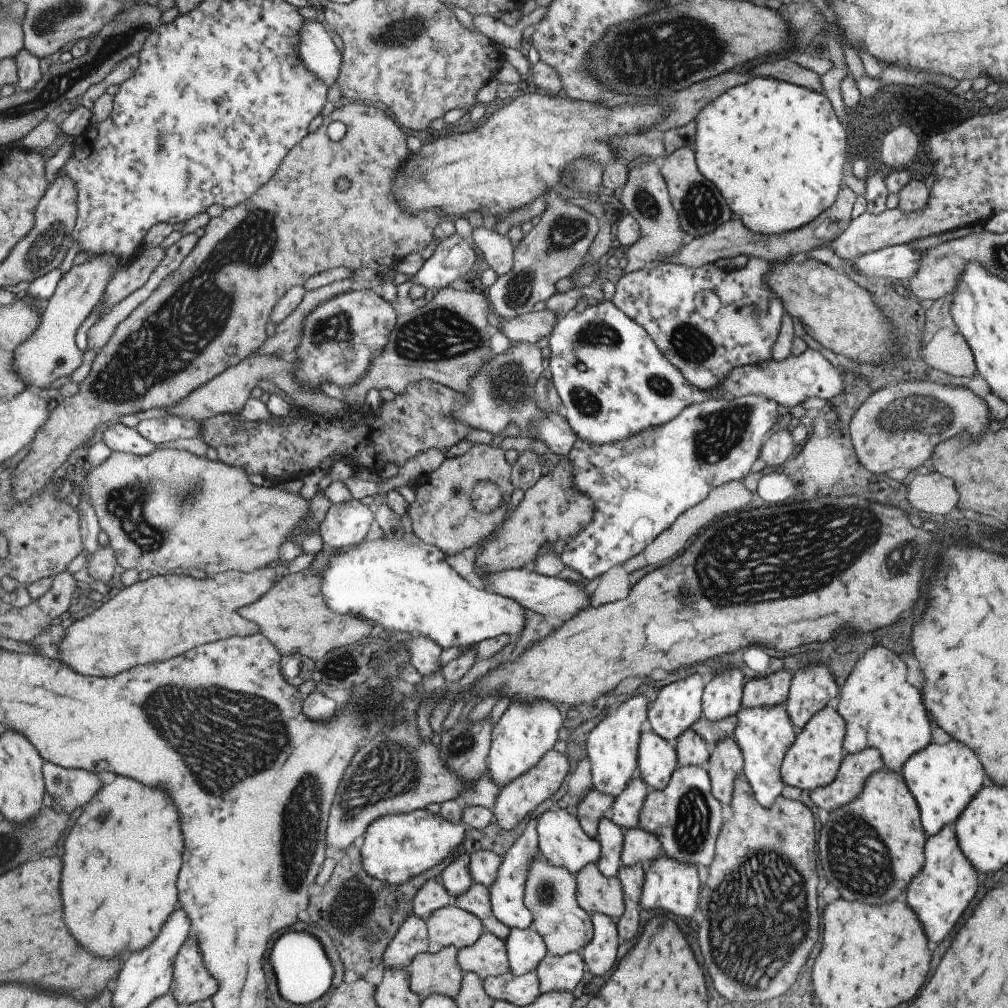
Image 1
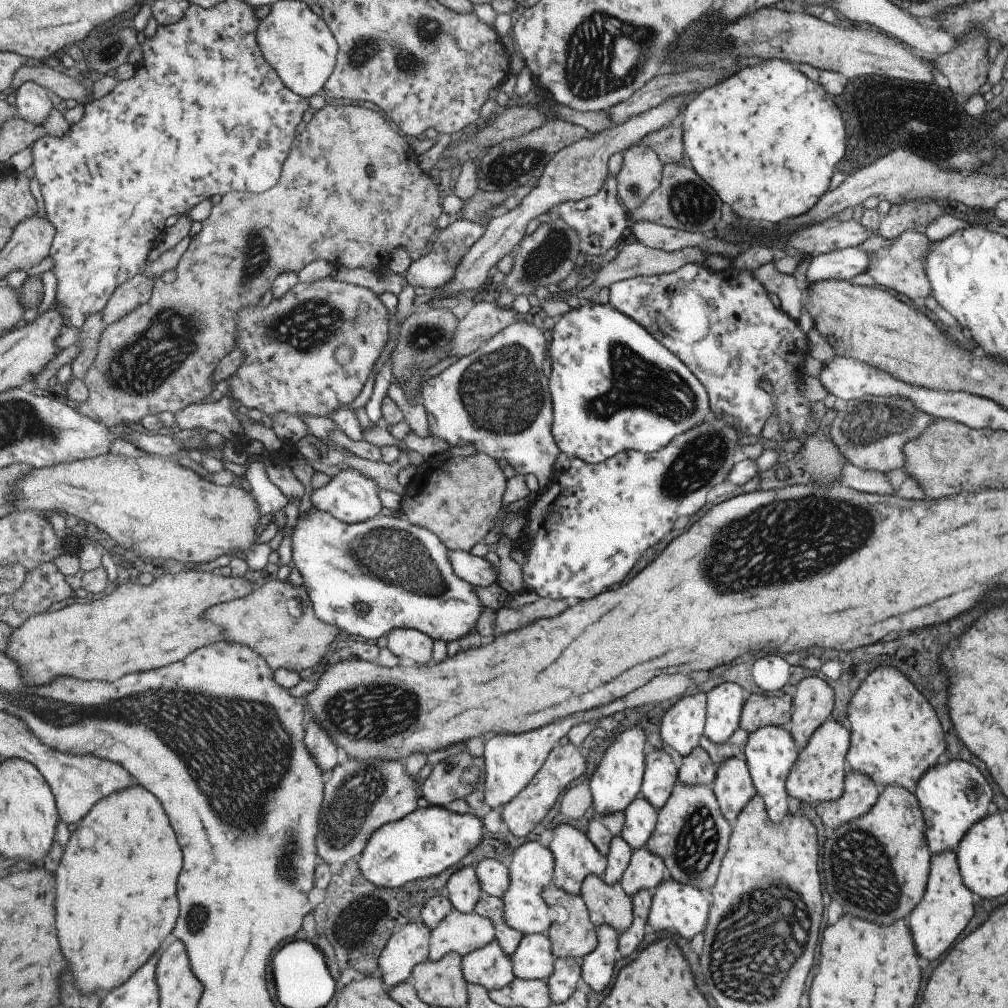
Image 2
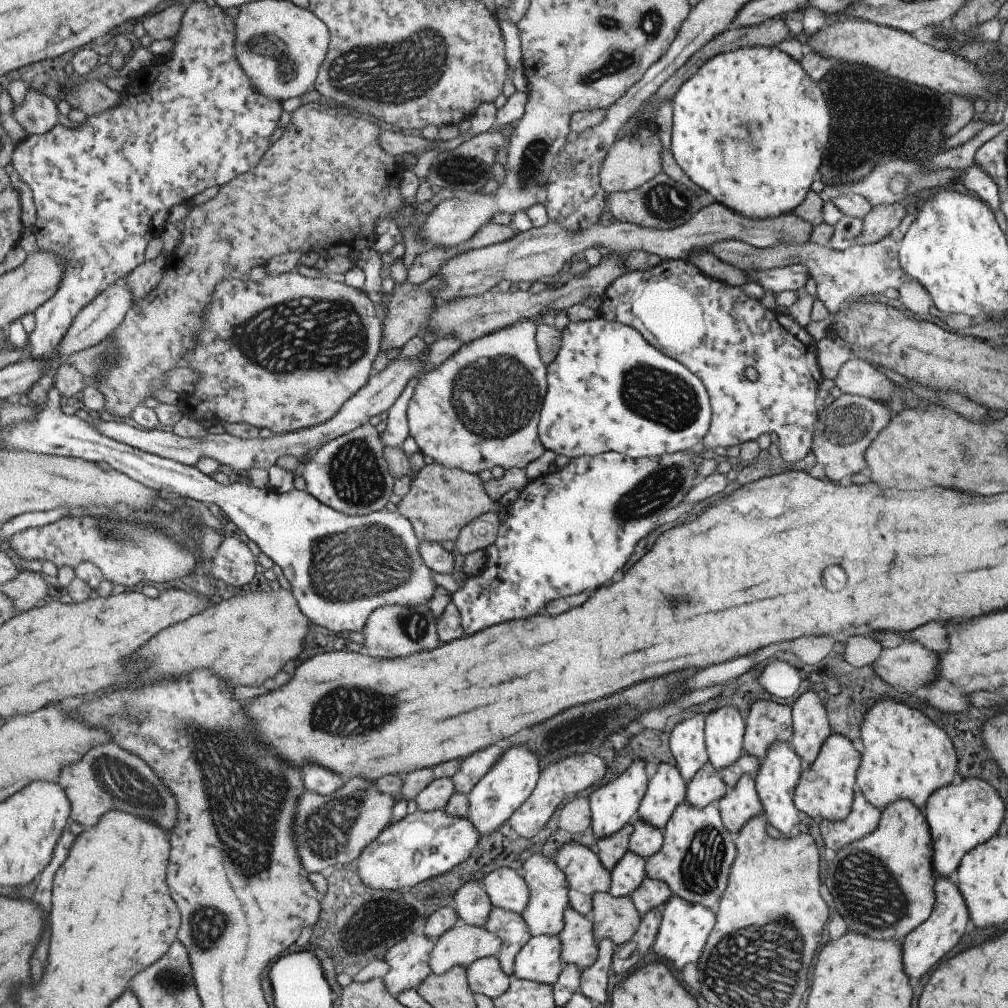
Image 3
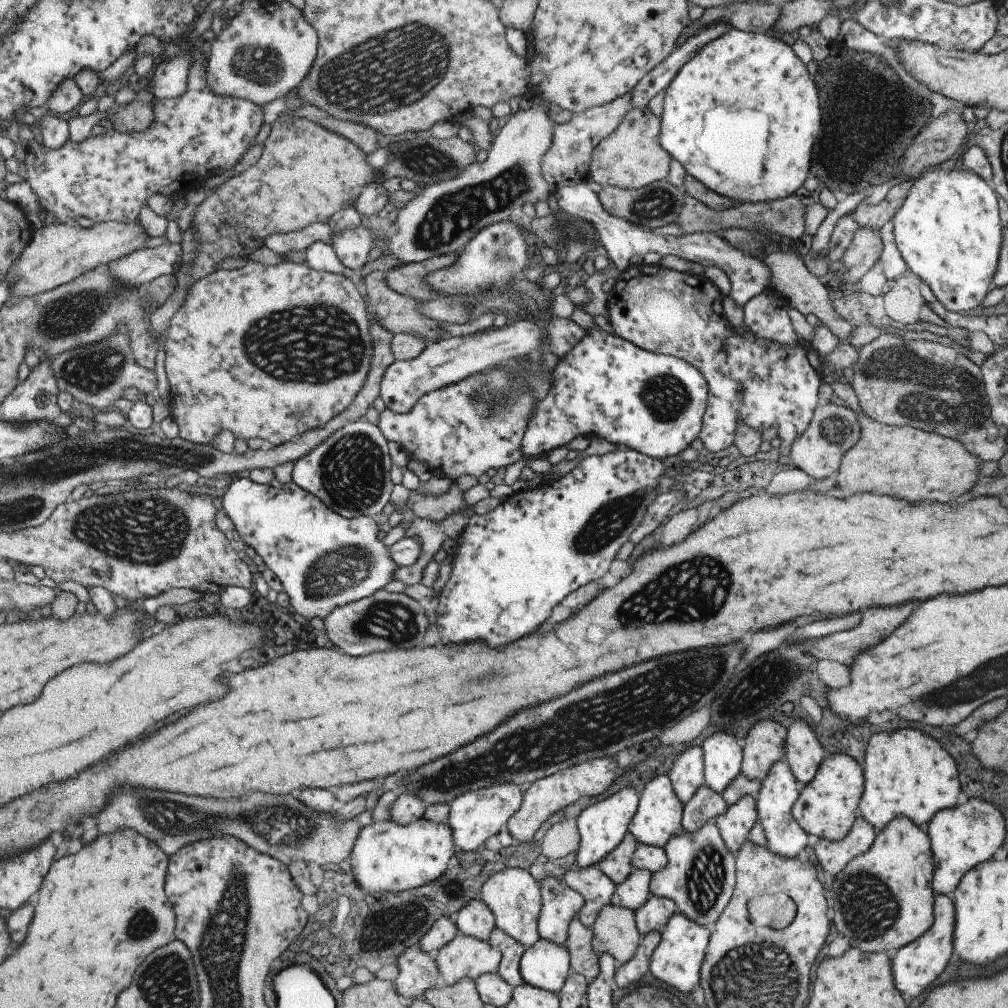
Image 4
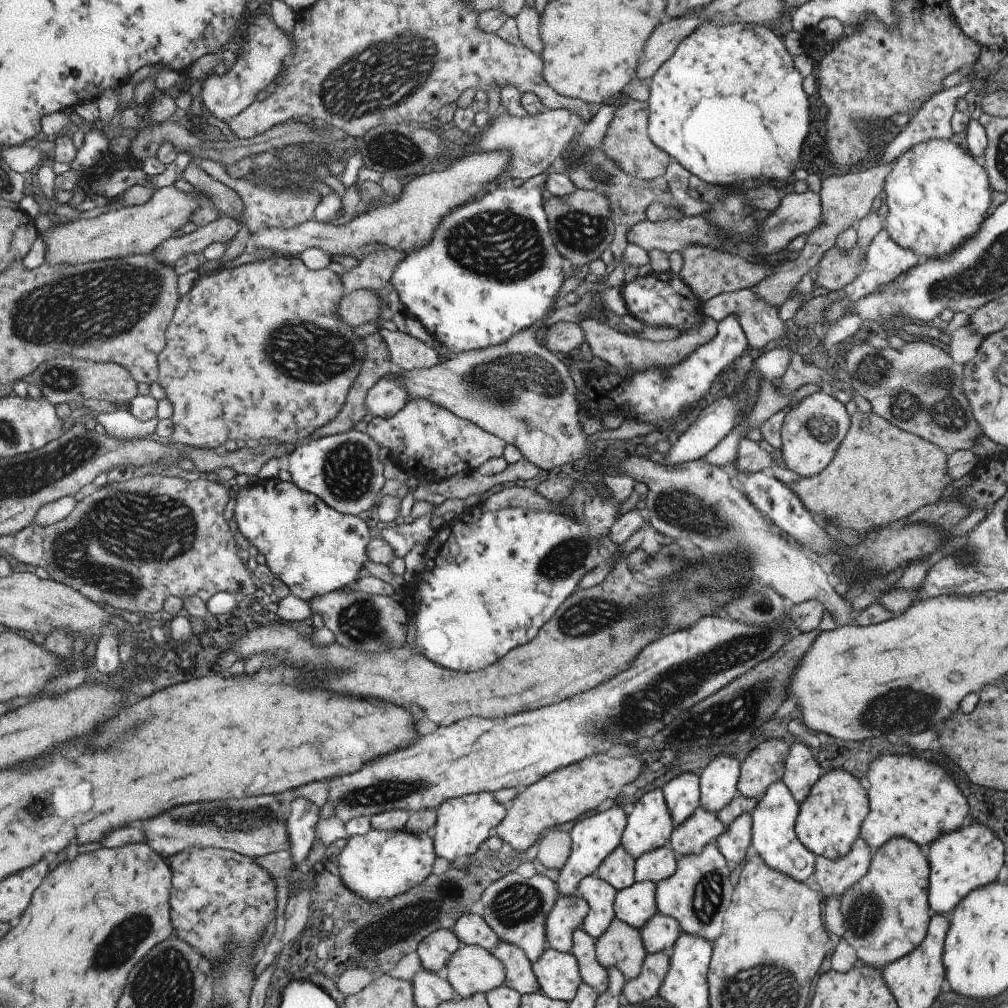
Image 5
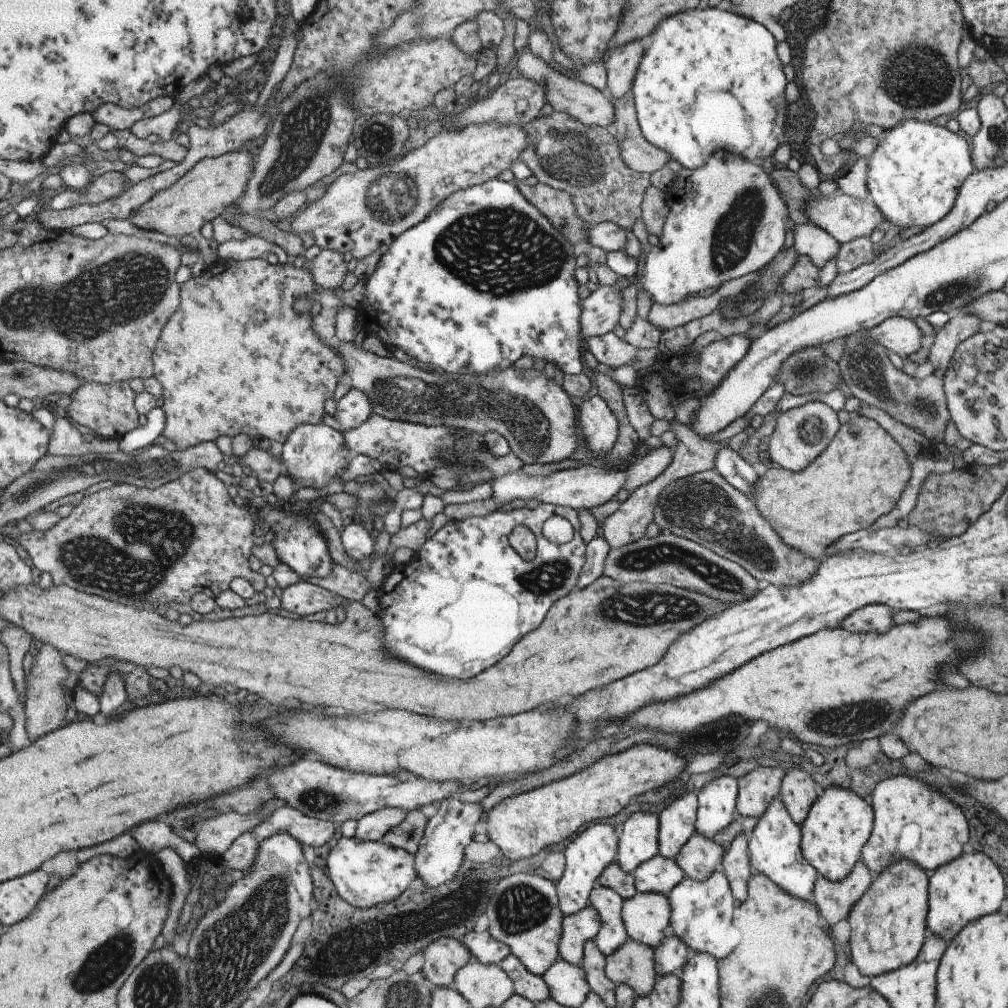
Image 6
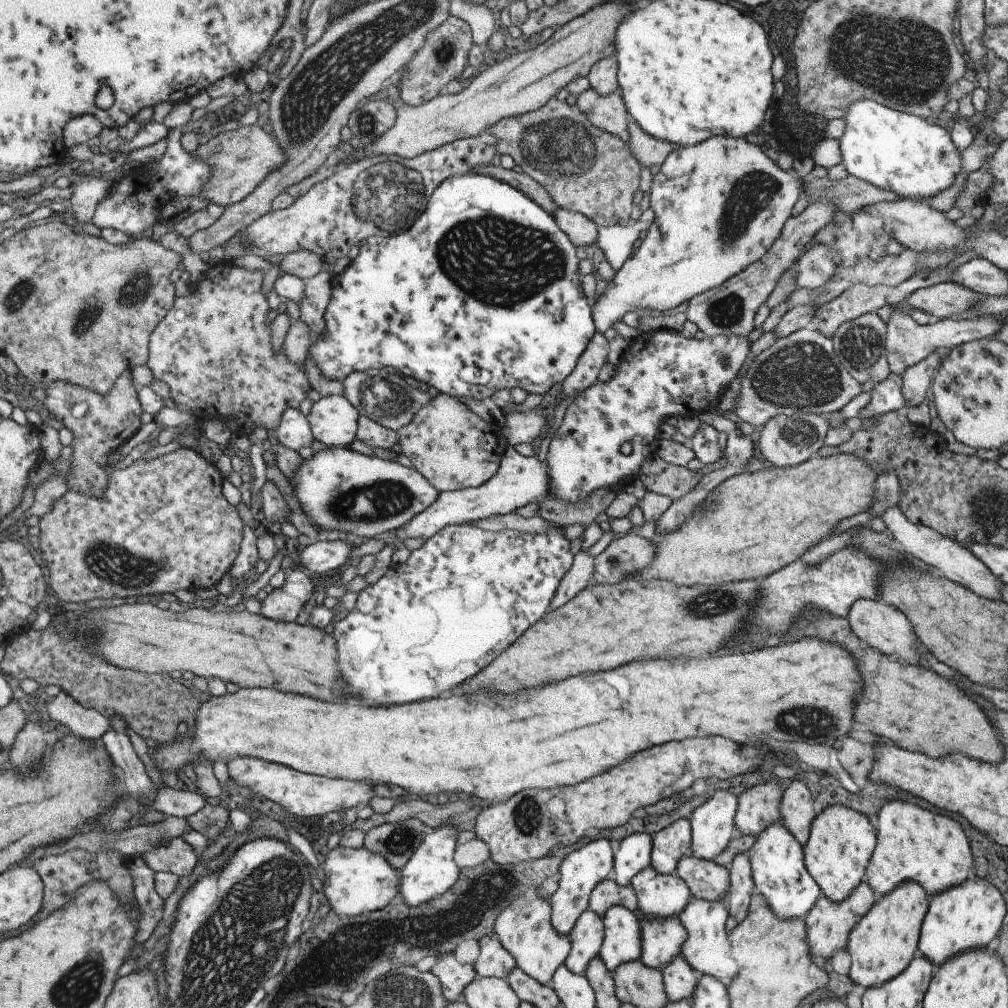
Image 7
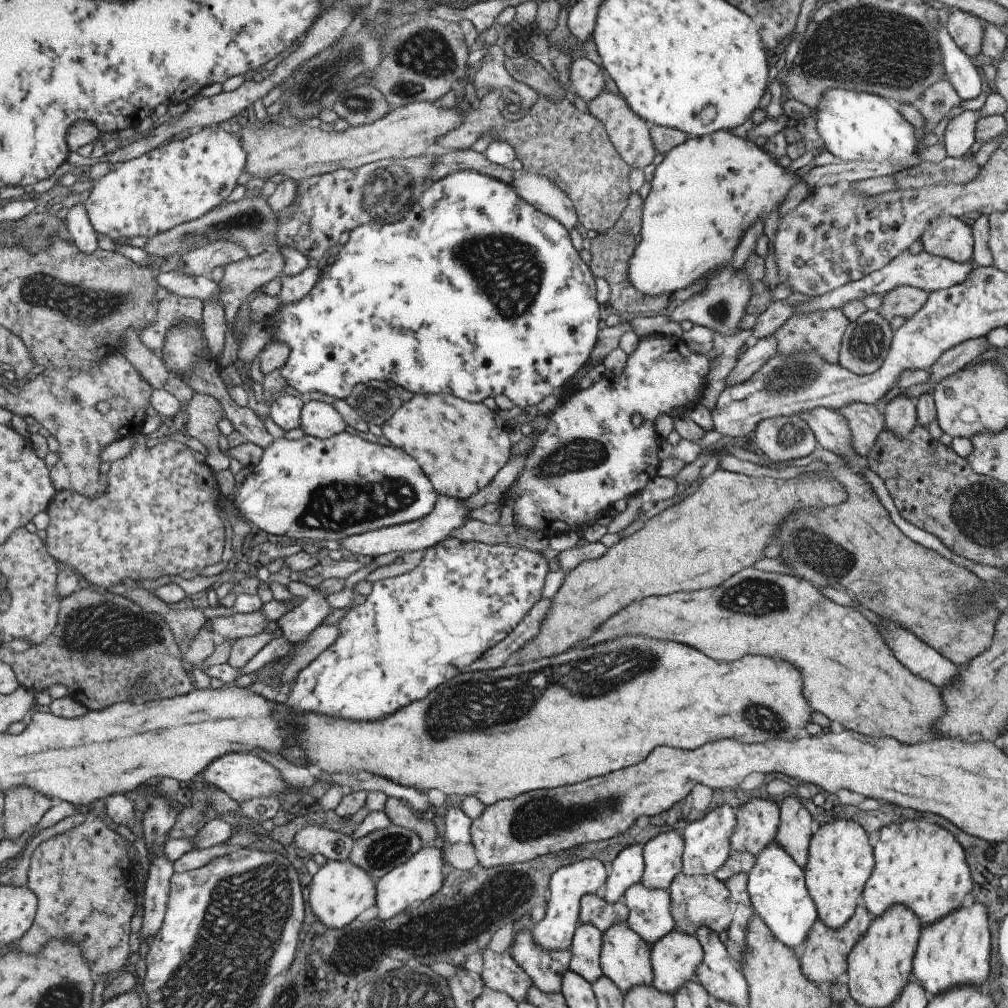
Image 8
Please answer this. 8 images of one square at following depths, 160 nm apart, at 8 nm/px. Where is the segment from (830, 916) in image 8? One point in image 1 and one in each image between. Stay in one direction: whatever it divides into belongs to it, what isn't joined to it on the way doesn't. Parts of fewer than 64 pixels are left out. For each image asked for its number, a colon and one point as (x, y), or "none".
1: (812, 759)
2: (817, 774)
3: (824, 790)
4: (826, 806)
5: (828, 820)
6: (838, 823)
7: (840, 840)

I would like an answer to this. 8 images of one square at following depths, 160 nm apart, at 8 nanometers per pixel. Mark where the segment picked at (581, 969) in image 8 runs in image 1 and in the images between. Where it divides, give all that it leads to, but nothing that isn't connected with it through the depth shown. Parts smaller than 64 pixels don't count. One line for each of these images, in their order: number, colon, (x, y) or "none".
1: (505, 892)
2: (530, 870)
3: (547, 888)
4: (559, 904)
5: (567, 912)
6: (575, 929)
7: (585, 936)

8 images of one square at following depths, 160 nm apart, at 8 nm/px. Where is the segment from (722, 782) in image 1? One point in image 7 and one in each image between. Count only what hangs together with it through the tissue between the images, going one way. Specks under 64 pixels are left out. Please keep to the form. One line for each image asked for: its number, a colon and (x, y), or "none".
2: (732, 787)
3: (739, 803)
4: (738, 818)
5: (733, 841)
6: (735, 864)
7: (740, 885)

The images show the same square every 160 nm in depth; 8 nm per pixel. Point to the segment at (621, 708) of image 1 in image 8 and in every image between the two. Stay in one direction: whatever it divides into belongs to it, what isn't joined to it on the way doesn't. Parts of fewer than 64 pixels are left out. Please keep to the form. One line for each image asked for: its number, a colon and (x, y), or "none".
2: (616, 779)
3: (614, 804)
4: (601, 826)
5: (592, 838)
6: (585, 857)
7: (581, 869)
8: (568, 883)

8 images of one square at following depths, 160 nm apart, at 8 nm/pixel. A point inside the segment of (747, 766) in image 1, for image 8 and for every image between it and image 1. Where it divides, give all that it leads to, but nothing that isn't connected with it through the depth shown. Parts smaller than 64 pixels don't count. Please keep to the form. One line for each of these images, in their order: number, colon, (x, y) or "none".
2: (769, 752)
3: (778, 771)
4: (778, 790)
5: (772, 835)
6: (774, 849)
7: (776, 866)
8: (775, 884)

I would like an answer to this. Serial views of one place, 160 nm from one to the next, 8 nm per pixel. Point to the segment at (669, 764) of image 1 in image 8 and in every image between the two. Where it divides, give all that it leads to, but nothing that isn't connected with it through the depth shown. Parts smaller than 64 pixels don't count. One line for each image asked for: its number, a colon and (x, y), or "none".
2: (659, 775)
3: (665, 789)
4: (657, 817)
5: (648, 826)
6: (637, 843)
7: (633, 854)
8: (626, 868)

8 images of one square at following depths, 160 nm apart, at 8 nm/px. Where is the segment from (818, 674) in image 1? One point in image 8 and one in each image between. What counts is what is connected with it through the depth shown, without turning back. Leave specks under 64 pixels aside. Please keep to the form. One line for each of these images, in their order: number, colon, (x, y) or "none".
2: (812, 700)
3: (810, 726)
4: (803, 752)
5: (801, 770)
6: (798, 791)
7: (797, 808)
8: (795, 827)

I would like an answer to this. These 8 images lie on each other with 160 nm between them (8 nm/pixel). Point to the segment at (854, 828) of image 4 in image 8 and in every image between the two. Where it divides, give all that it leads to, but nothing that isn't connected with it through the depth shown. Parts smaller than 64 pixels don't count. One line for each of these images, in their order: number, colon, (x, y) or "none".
5: (833, 876)
6: (833, 899)
7: (828, 923)
8: (825, 949)

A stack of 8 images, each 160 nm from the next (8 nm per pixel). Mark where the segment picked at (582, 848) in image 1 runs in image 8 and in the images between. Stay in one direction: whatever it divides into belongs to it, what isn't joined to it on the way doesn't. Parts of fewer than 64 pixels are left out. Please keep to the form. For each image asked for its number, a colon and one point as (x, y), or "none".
2: (574, 857)
3: (582, 869)
4: (595, 888)
5: (599, 895)
6: (611, 933)
7: (621, 939)
8: (624, 958)

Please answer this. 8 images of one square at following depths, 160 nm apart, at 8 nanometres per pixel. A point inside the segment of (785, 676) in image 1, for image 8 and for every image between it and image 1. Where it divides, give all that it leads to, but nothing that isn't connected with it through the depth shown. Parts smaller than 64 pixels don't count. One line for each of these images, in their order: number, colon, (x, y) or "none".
2: (759, 709)
3: (765, 722)
4: (764, 742)
5: (762, 765)
6: (755, 789)
7: (756, 807)
8: (757, 820)

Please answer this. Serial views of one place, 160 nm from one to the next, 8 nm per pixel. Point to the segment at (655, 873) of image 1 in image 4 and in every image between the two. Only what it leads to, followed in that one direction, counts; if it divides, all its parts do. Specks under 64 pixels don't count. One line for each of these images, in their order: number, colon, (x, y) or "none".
2: (675, 905)
3: (683, 927)
4: (676, 960)

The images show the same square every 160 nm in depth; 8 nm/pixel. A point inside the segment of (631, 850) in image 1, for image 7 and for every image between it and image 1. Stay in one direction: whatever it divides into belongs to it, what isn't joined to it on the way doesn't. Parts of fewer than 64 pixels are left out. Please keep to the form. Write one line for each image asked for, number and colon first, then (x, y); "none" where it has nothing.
2: (645, 870)
3: (650, 893)
4: (652, 915)
5: (658, 933)
6: (670, 954)
7: (678, 978)

